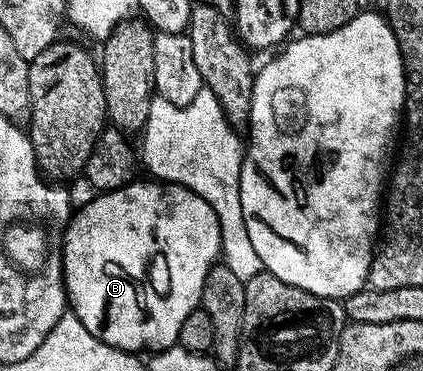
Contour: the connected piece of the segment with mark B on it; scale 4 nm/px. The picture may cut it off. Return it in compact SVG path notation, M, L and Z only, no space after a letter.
M133 181L113 191L93 194L93 199L81 211L79 208L69 219L68 228L64 231L64 294L71 314L78 316L82 325L86 325L86 329L90 329L90 333L94 333L94 337L98 337L106 345L116 347L119 351L133 353L144 353L140 351L155 353L164 350L165 347L177 346L178 329L182 329L182 321L186 321L186 317L190 317L190 313L200 307L200 298L208 270L222 255L220 222L214 209L204 198L191 191L189 187L161 185L156 181L148 182L152 183Z

